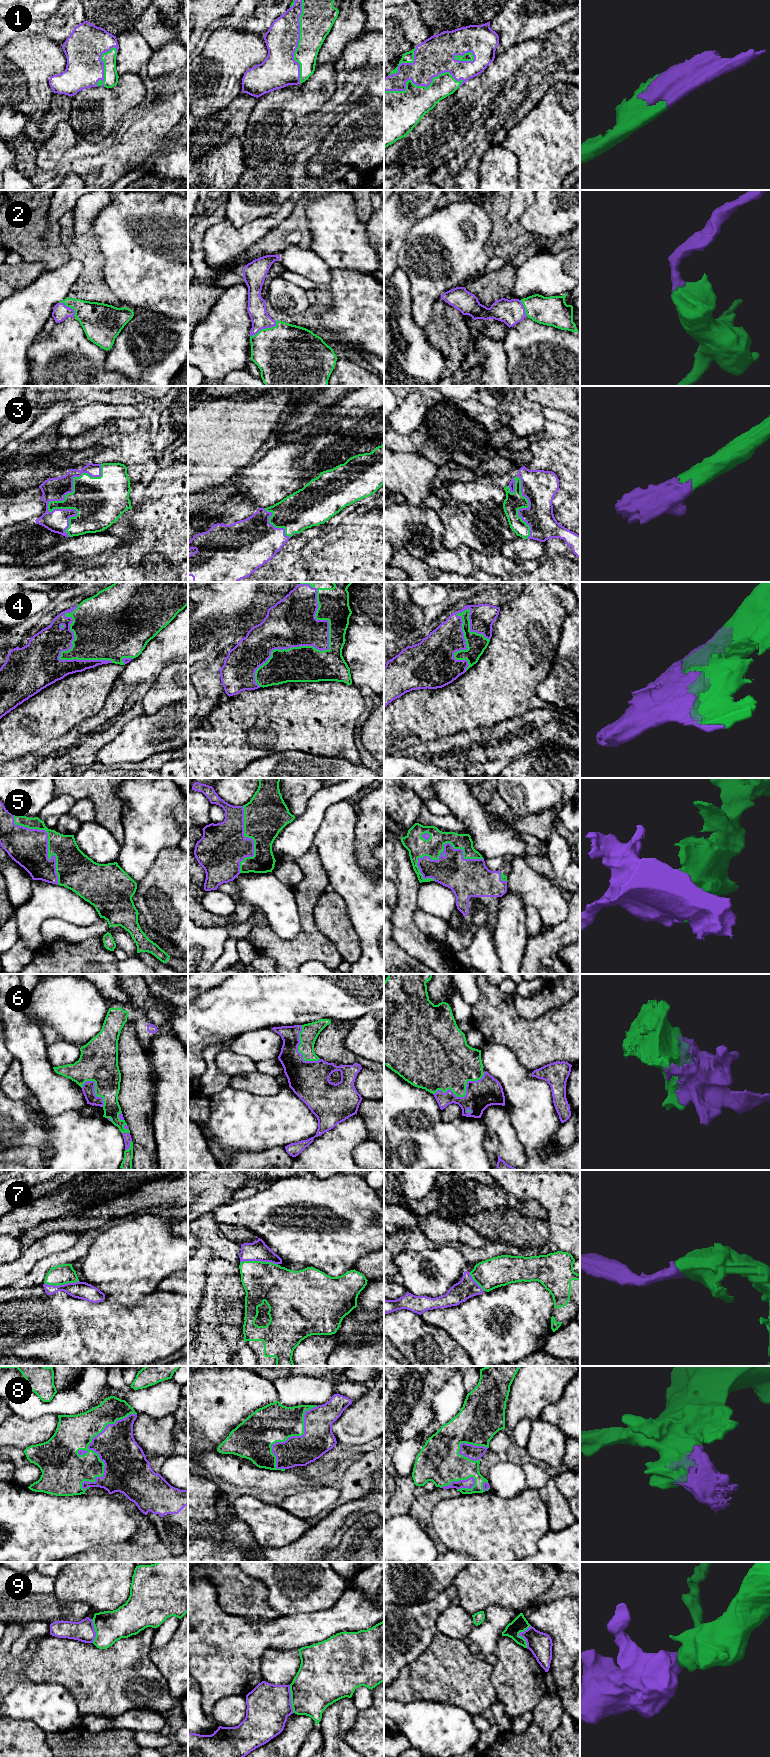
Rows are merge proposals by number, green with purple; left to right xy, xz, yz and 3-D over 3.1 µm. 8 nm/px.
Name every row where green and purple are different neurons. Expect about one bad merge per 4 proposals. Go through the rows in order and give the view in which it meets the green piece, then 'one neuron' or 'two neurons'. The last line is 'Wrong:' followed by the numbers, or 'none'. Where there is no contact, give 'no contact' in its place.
1: contact in yz; one neuron
2: contact in xz; one neuron
3: contact in xy; one neuron
4: contact in xz; one neuron
5: contact in yz; one neuron
6: contact in yz; one neuron
7: contact in xz; one neuron
8: contact in xy; one neuron
9: contact in yz; two neurons
Wrong: 9

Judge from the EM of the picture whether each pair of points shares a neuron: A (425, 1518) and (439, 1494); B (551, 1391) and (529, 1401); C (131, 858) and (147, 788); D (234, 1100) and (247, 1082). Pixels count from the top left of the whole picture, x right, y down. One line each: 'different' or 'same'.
A: same
B: same
C: same
D: different

